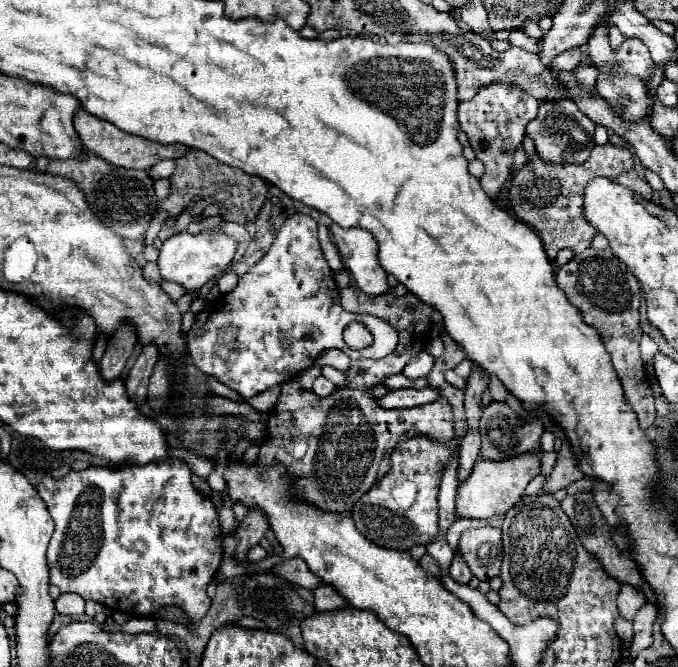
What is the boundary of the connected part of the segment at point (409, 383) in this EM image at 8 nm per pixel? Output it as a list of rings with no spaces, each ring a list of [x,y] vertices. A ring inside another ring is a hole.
[[[396,374],[396,376],[388,376],[388,378],[382,382],[382,386],[390,388],[390,390],[398,390],[398,388],[424,388],[424,386],[428,386],[428,384],[426,384],[426,378],[408,380],[406,376]]]

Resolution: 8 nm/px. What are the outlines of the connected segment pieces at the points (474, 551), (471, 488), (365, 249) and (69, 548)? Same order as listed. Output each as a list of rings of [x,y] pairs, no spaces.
[[[500,528],[464,530],[458,552],[478,580],[490,580],[500,574],[502,566],[502,534]]]
[[[540,452],[518,456],[516,460],[476,460],[472,474],[460,482],[456,496],[456,512],[462,518],[494,518],[506,514],[522,496],[528,482],[540,474]]]
[[[338,224],[330,228],[332,240],[344,260],[344,266],[352,274],[356,286],[368,296],[382,296],[388,292],[386,272],[378,262],[378,242],[376,238],[360,228],[344,230]]]
[[[166,458],[166,460],[154,460],[152,464],[144,464],[144,466],[126,466],[126,468],[102,468],[102,466],[90,466],[84,472],[70,472],[60,480],[54,480],[52,476],[46,476],[38,486],[38,494],[44,500],[56,528],[48,546],[48,568],[50,568],[50,580],[54,586],[60,588],[62,594],[66,592],[74,592],[78,596],[82,596],[84,600],[94,600],[98,604],[104,604],[116,612],[124,612],[128,616],[152,616],[154,612],[162,610],[164,606],[180,606],[192,622],[198,622],[200,618],[204,618],[204,614],[210,608],[210,598],[206,596],[206,586],[212,582],[214,574],[220,568],[222,556],[224,556],[224,534],[220,530],[218,536],[218,512],[212,504],[212,500],[208,496],[202,496],[200,492],[196,492],[196,488],[192,486],[192,472],[188,468],[188,464],[184,460],[178,458]]]

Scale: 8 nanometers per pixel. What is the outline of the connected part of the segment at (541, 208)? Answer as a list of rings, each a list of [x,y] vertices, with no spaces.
[[[604,144],[596,146],[590,154],[590,158],[582,164],[548,164],[538,154],[520,168],[520,172],[514,172],[508,188],[508,200],[514,210],[514,214],[528,226],[536,230],[536,234],[542,238],[544,250],[550,260],[556,258],[558,250],[570,248],[574,252],[584,252],[590,248],[592,238],[596,236],[596,228],[584,218],[584,188],[592,178],[608,178],[614,180],[618,174],[624,174],[632,170],[634,160],[628,148]]]

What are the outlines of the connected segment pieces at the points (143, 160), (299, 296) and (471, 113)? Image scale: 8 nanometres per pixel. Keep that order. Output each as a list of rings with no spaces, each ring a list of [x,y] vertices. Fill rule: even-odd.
[[[82,108],[74,114],[74,130],[76,130],[76,134],[80,136],[80,142],[82,142],[82,146],[84,146],[88,152],[94,152],[96,156],[100,156],[102,160],[106,160],[108,164],[120,166],[120,168],[150,170],[150,168],[152,168],[154,164],[158,164],[160,160],[180,158],[180,156],[184,156],[184,152],[188,150],[186,146],[180,146],[180,144],[164,146],[164,144],[158,144],[158,142],[152,142],[152,140],[134,136],[134,134],[128,134],[128,132],[116,128],[114,124],[108,124],[106,120],[100,120],[100,118],[92,116],[90,112],[86,112],[86,110],[82,110]]]
[[[292,214],[284,226],[278,230],[276,240],[268,254],[244,276],[238,278],[238,284],[232,292],[220,294],[212,300],[198,316],[188,332],[188,350],[194,360],[194,366],[204,374],[214,376],[218,382],[234,388],[242,398],[252,398],[272,386],[280,386],[288,380],[294,380],[300,372],[312,368],[316,358],[330,350],[338,348],[348,354],[352,360],[358,358],[384,358],[396,350],[398,334],[386,322],[370,314],[352,314],[340,306],[338,286],[334,282],[334,272],[324,260],[322,248],[318,244],[318,224],[306,214]],[[348,322],[364,324],[372,336],[374,344],[366,350],[350,350],[342,340],[342,330]]]
[[[492,82],[480,88],[474,98],[460,102],[458,124],[460,130],[468,136],[468,142],[476,152],[476,158],[484,162],[486,172],[480,178],[480,186],[490,198],[494,198],[500,192],[500,188],[508,182],[514,150],[522,146],[526,124],[536,118],[536,112],[538,112],[538,100],[510,82]]]

